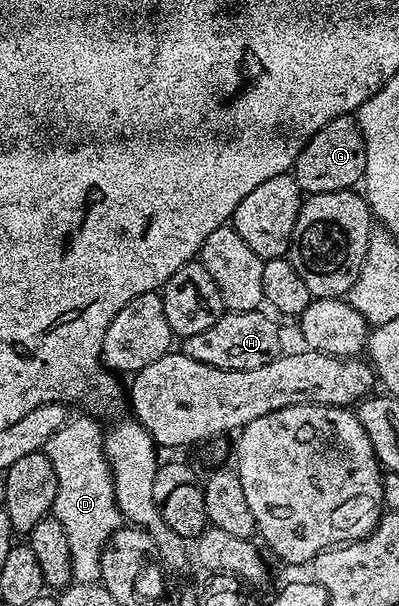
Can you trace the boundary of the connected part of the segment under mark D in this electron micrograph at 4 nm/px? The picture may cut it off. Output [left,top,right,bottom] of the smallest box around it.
[43,416,121,583]

